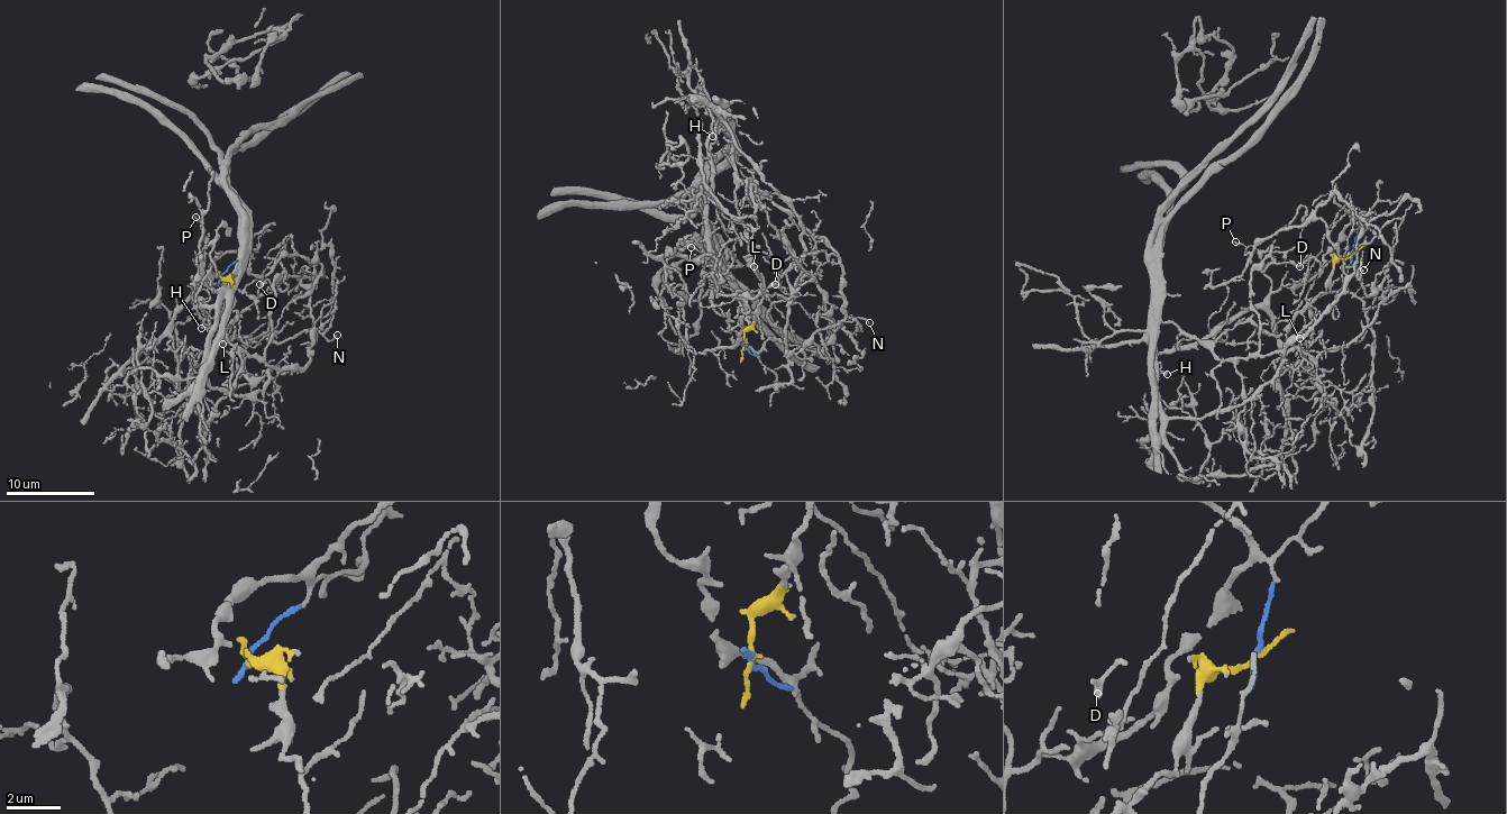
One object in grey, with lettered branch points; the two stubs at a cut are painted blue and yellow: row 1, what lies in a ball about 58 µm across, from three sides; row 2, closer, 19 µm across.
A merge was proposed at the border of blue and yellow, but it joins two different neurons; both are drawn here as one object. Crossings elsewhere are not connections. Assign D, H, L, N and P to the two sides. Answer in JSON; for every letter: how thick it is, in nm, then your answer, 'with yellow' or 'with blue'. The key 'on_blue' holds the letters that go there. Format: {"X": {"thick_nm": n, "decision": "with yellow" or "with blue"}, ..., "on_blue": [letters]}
{"D": {"thick_nm": 220, "decision": "with yellow"}, "H": {"thick_nm": 140, "decision": "with blue"}, "L": {"thick_nm": 120, "decision": "with yellow"}, "N": {"thick_nm": 110, "decision": "with yellow"}, "P": {"thick_nm": 140, "decision": "with blue"}, "on_blue": ["H", "P"]}

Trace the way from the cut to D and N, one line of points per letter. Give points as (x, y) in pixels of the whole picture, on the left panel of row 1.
D: (220, 279), (238, 318), (222, 334), (226, 308), (229, 341), (263, 356), (273, 281), (286, 289), (258, 284)
N: (220, 279), (238, 318), (222, 334), (226, 308), (229, 341), (268, 364), (294, 372), (310, 332), (336, 335)

